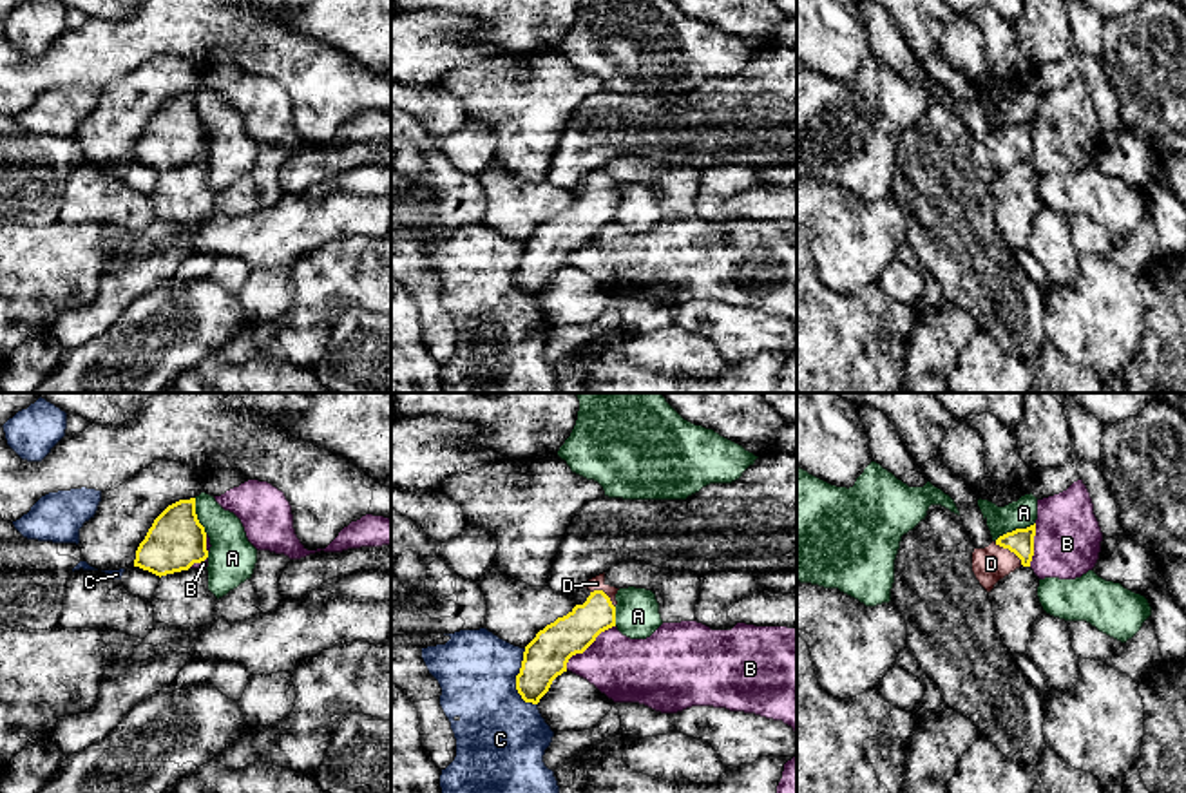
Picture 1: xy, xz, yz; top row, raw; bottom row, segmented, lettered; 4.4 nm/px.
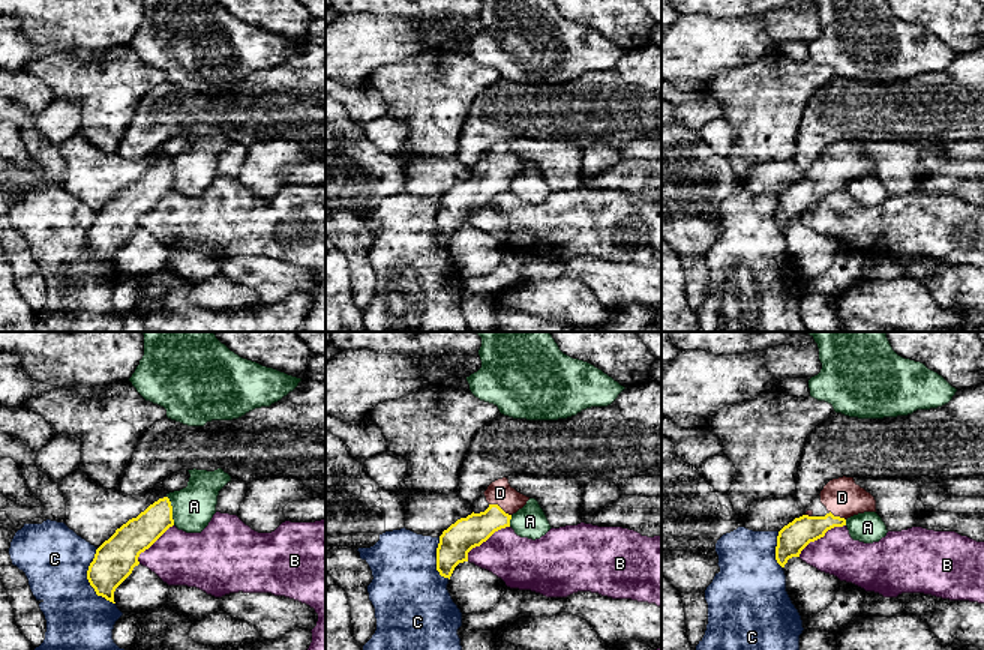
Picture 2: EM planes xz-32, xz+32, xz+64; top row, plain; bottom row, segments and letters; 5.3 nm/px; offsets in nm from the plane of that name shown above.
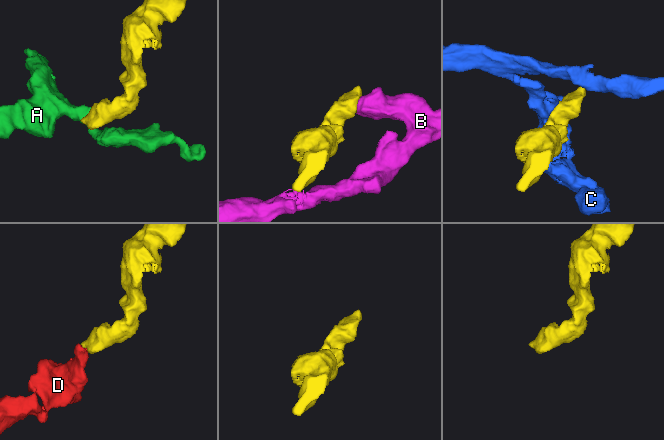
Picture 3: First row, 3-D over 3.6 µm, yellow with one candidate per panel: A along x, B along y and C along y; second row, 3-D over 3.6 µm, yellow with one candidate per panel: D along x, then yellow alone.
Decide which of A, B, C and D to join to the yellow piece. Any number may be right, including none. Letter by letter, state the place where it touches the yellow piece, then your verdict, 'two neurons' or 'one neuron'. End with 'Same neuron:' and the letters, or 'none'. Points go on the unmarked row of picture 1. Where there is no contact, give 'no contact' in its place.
A: yz (1016, 124) | two neurons
B: xz (587, 241) | two neurons
C: xz (516, 276) | two neurons
D: yz (1009, 143) | one neuron
Same neuron: D

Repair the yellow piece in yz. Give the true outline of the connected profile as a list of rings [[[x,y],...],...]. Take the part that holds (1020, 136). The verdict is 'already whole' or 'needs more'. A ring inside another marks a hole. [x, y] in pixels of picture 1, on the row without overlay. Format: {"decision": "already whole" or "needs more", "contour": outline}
{"decision": "needs more", "contour": [[[1036,118],[1027,123],[1007,127],[985,143],[974,143],[972,167],[987,186],[1021,159],[1030,161],[1034,130]]]}

